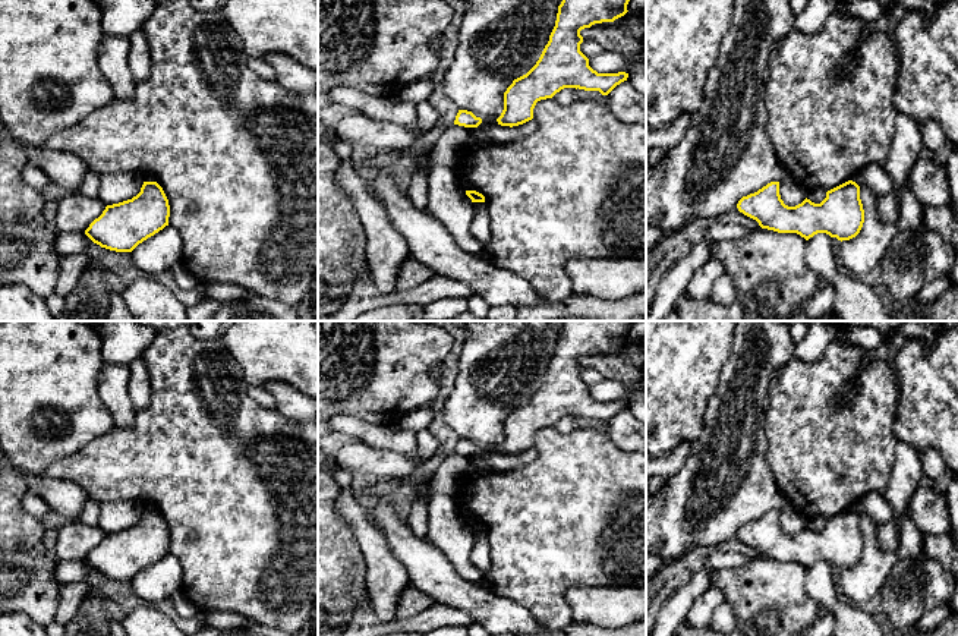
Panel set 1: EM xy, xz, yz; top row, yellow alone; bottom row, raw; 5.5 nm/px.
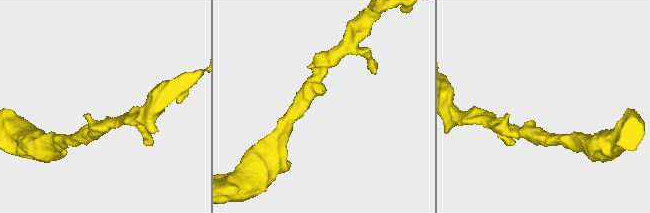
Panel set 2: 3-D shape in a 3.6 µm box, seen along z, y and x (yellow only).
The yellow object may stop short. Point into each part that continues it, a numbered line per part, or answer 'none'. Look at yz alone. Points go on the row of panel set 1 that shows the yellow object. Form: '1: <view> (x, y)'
none

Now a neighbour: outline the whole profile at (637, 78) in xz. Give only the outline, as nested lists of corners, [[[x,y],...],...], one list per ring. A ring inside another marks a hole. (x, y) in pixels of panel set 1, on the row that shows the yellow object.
[[[642,62],[637,69],[630,72],[627,81],[636,91],[646,95],[646,62]]]

